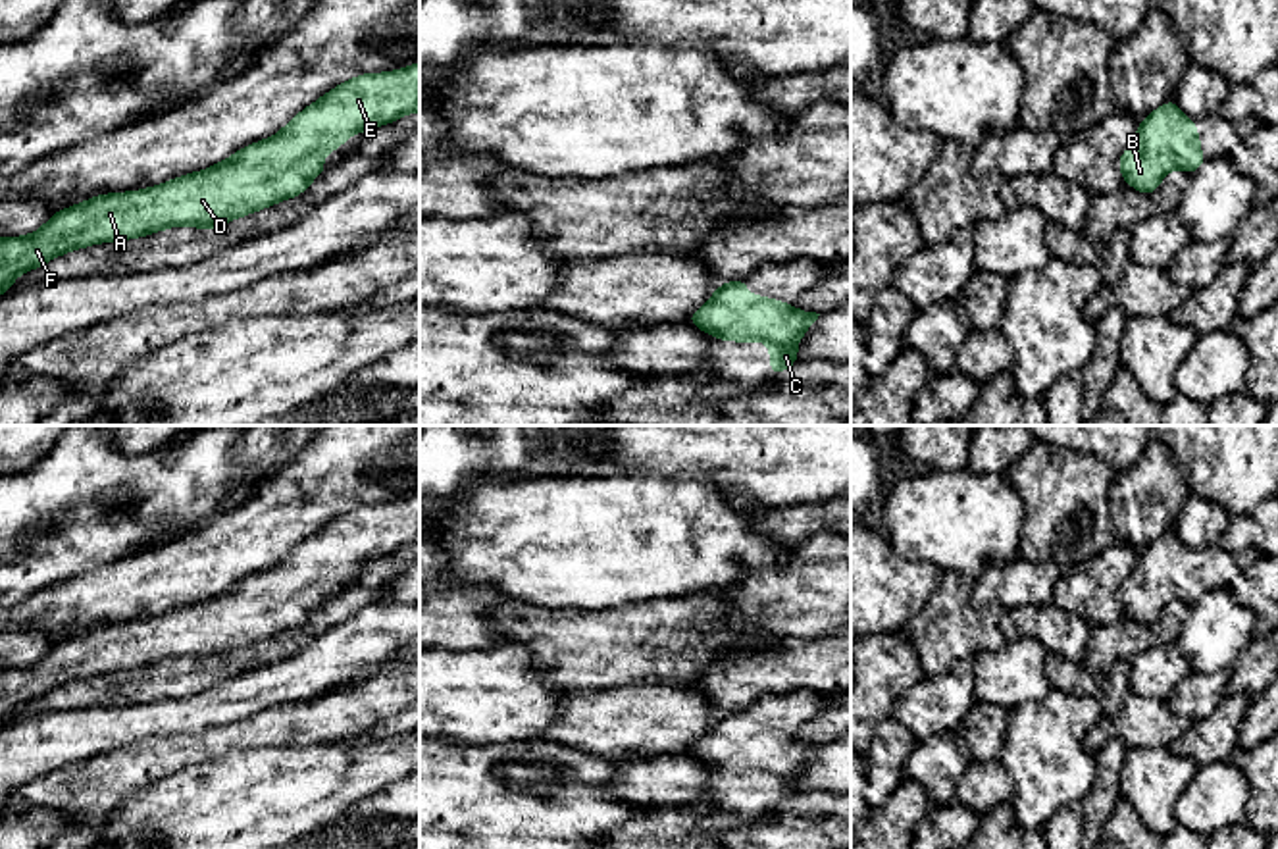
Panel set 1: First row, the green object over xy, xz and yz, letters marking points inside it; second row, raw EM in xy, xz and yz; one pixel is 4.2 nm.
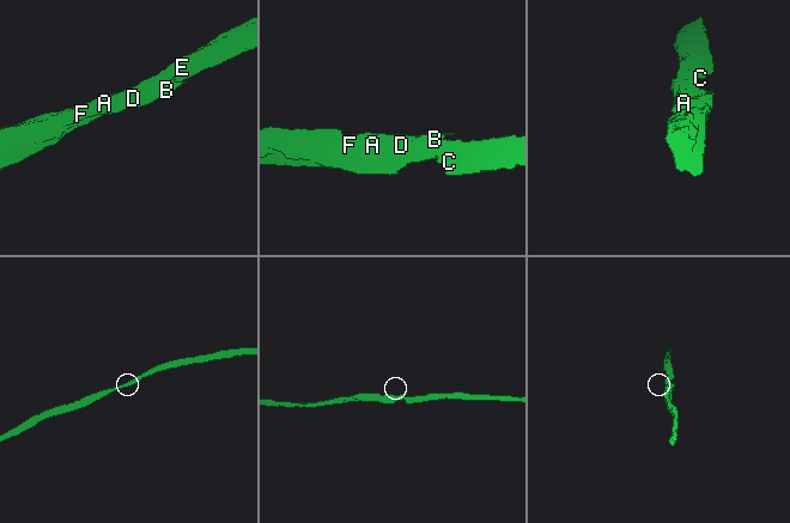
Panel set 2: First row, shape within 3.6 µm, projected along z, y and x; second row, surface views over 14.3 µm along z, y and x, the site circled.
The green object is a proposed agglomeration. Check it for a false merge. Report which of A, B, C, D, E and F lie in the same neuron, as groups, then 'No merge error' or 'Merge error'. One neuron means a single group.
Groups: A B C D E F. No merge error

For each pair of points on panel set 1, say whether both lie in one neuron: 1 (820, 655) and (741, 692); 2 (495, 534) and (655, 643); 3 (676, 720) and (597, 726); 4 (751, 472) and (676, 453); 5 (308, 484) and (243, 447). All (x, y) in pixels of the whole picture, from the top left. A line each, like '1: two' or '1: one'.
1: one
2: two
3: one
4: one
5: two

